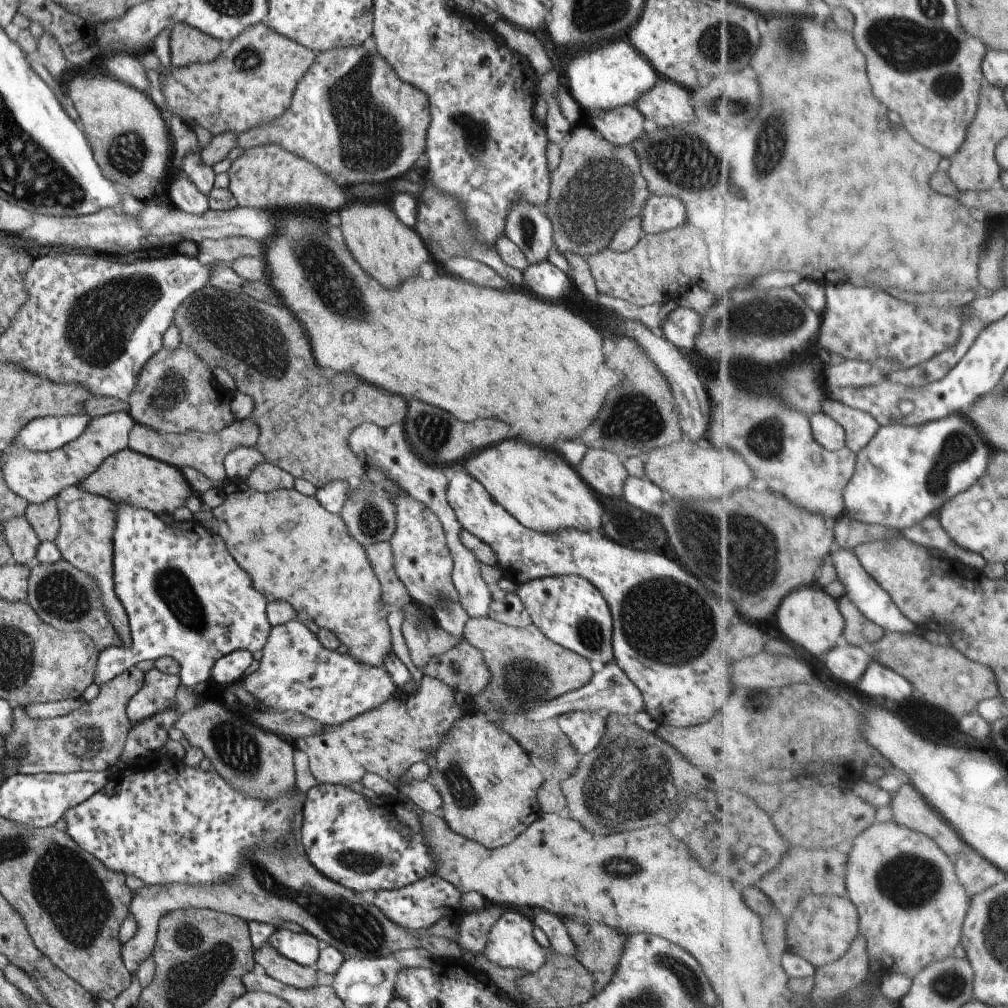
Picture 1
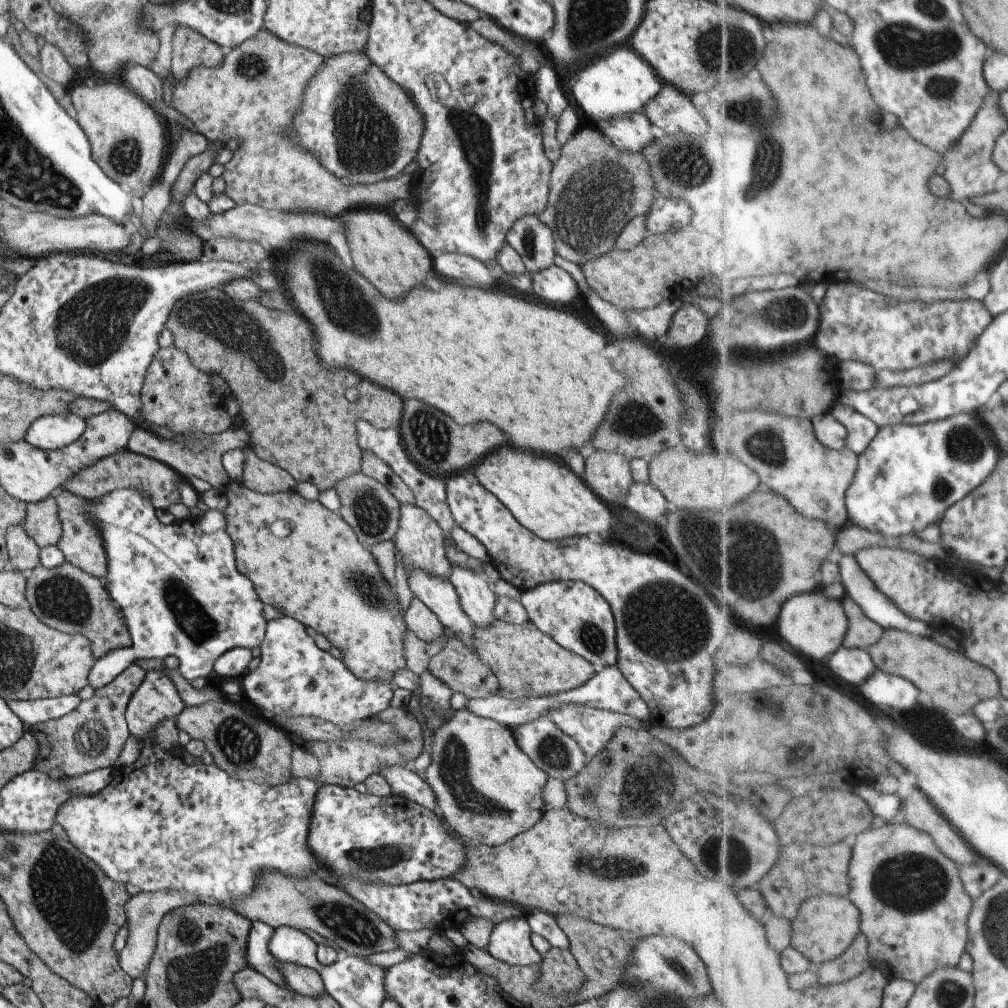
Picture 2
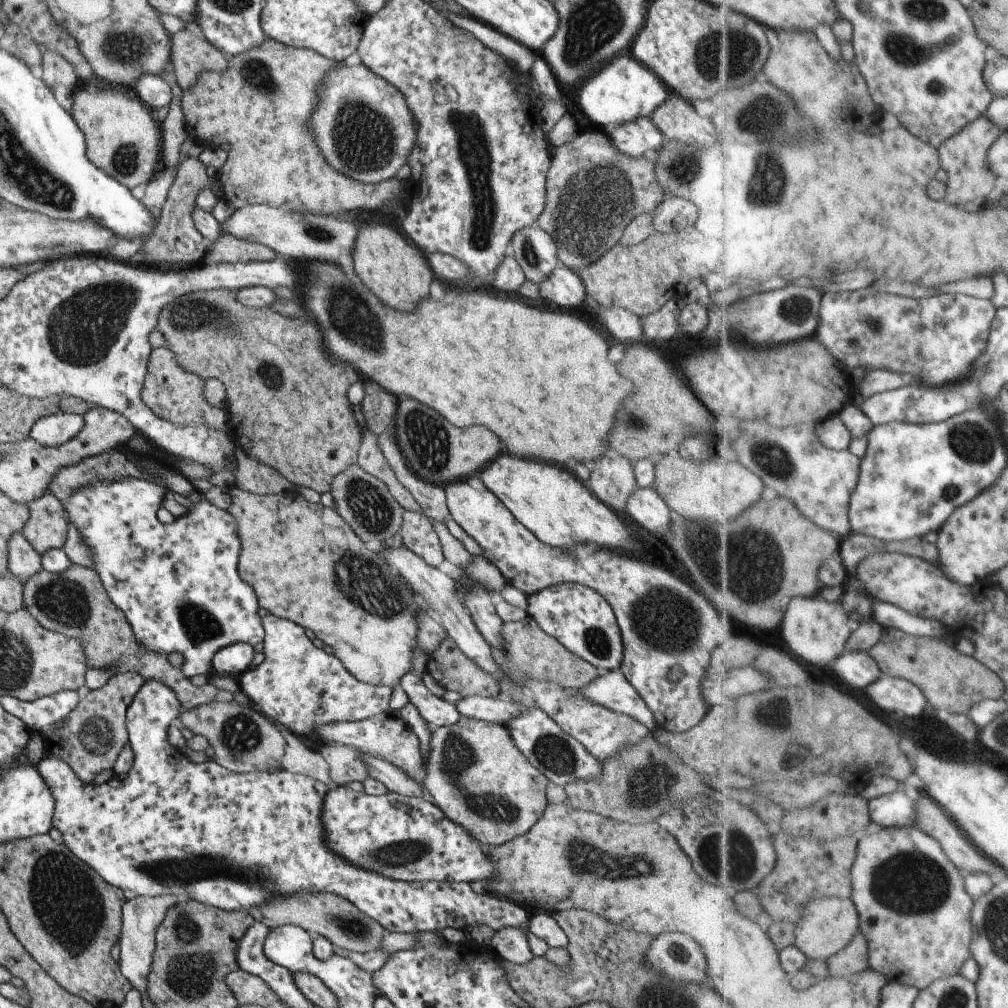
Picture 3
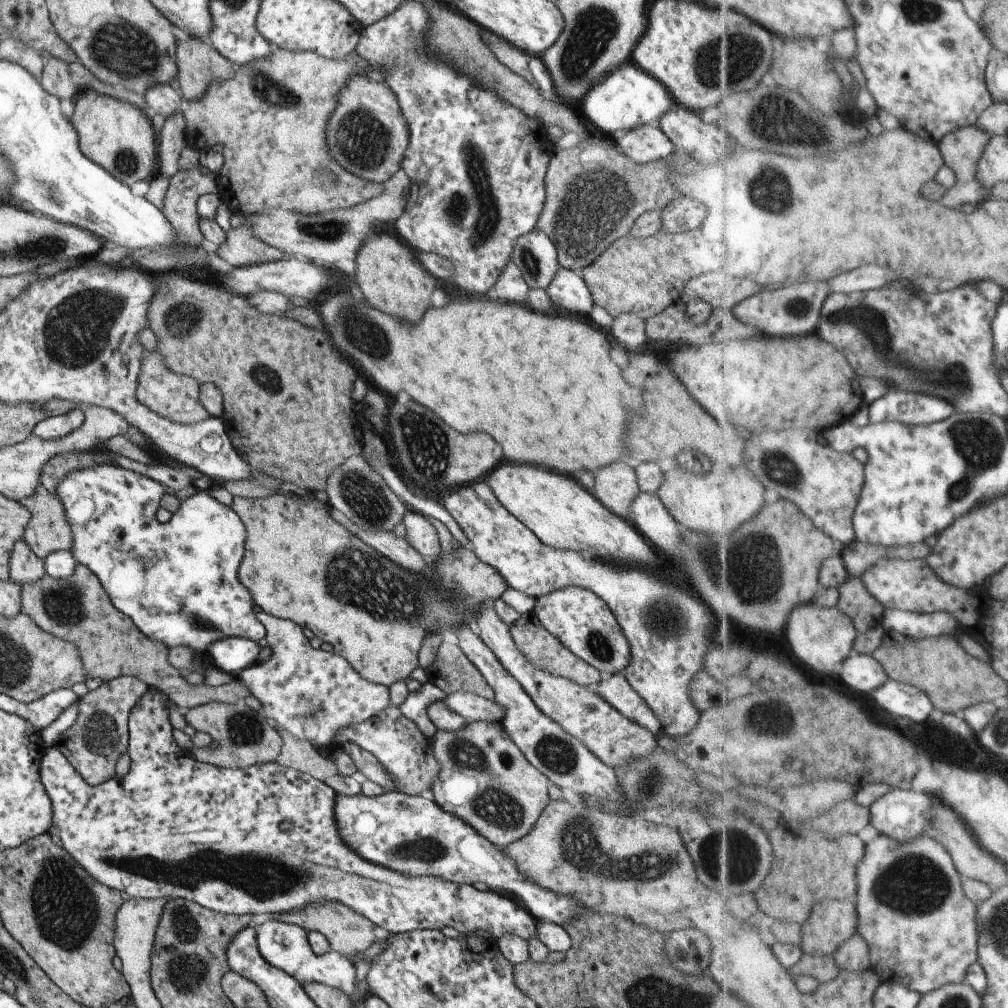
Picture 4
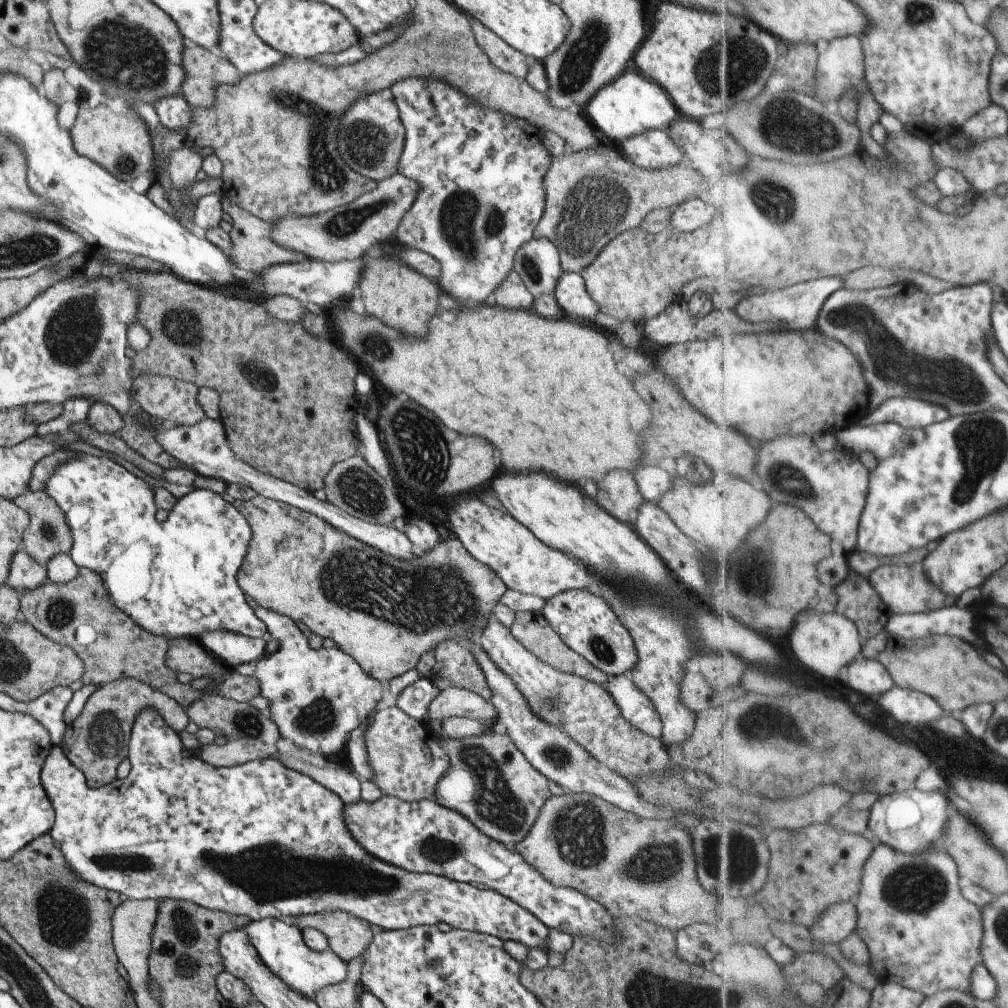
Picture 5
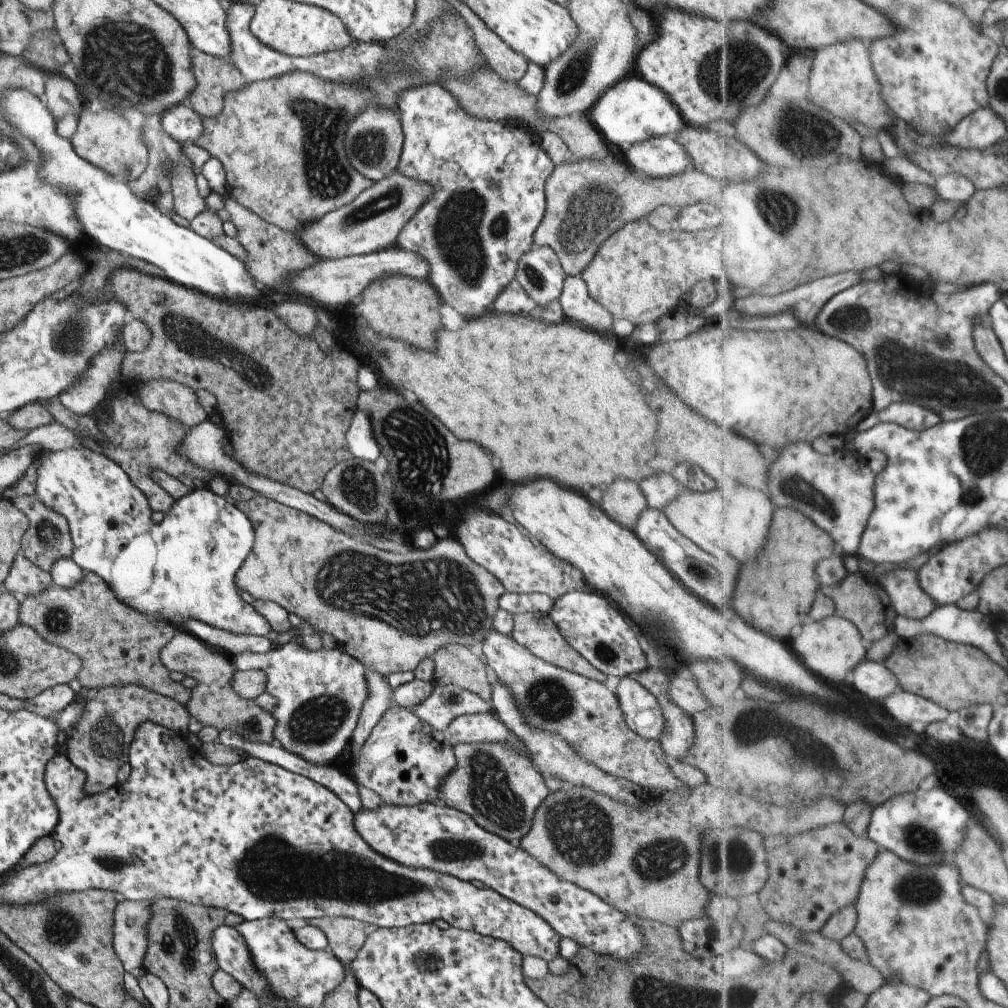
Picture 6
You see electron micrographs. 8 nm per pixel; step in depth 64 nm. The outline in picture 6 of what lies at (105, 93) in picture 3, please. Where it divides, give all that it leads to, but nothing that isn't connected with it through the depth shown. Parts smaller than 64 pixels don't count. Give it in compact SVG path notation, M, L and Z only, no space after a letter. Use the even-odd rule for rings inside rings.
M83 106L76 121L75 132L71 134L69 140L79 158L87 160L95 168L127 184L131 185L132 181L146 168L147 151L140 136L132 131L122 118L111 114L109 110L98 115Z

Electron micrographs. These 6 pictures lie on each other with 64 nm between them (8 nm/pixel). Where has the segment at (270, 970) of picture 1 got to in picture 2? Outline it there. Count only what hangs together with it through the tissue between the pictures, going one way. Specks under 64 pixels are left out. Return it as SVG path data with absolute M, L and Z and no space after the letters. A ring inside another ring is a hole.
M273 960L273 964L275 964L275 970L279 970L285 986L291 991L297 992L301 996L309 996L309 998L317 998L323 994L322 980L319 974L311 968L277 962L277 960Z

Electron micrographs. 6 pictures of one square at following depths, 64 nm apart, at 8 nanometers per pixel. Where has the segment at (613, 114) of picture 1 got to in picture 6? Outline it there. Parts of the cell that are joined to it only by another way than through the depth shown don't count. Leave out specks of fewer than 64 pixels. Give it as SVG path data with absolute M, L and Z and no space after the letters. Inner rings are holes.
M671 136L635 142L623 154L630 168L649 179L677 176L684 169L692 168L686 151Z

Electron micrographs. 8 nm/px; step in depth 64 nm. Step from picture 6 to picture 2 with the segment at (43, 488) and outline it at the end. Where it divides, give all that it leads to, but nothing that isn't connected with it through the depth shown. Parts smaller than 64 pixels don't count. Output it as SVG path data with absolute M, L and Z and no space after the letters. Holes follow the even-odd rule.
M123 488L93 499L91 508L87 508L87 518L99 532L105 550L107 572L104 588L112 602L121 608L131 639L129 647L109 650L94 660L87 675L87 684L91 688L105 686L137 660L163 659L167 656L177 658L176 671L189 683L195 678L206 678L212 664L223 652L231 648L251 650L261 644L267 624L261 612L264 604L253 592L251 582L235 568L233 542L225 532L227 522L221 511L207 509L199 518L189 517L163 525L154 515L149 494Z

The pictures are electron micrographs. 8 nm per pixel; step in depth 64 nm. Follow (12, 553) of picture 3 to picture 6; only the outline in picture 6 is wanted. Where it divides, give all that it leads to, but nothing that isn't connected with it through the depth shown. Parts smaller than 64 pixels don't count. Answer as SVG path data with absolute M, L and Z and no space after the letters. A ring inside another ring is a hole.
M20 552L13 559L1 588L15 596L20 603L25 596L35 596L52 583L48 572L29 562Z

